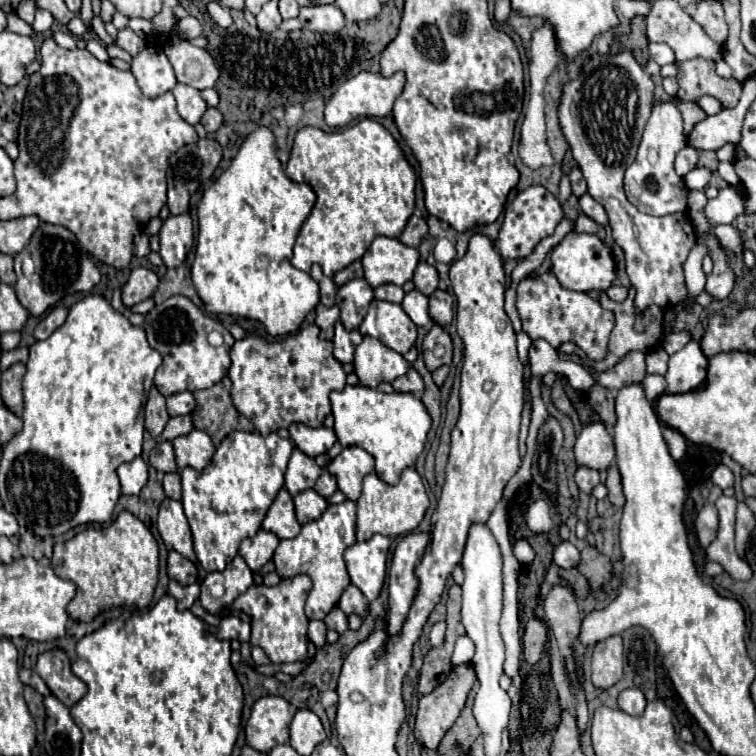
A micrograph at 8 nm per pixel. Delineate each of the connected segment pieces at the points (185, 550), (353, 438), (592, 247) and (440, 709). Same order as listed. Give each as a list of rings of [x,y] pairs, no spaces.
[[[165,498],[159,506],[159,520],[157,520],[157,530],[169,550],[177,550],[185,558],[197,562],[195,552],[193,552],[193,540],[191,540],[191,530],[183,512],[183,506],[179,500]]]
[[[347,384],[343,390],[331,392],[331,410],[335,416],[333,428],[335,428],[335,434],[337,434],[337,440],[341,442],[341,446],[359,446],[359,448],[367,450],[377,462],[375,464],[377,476],[387,484],[397,484],[401,472],[407,466],[415,464],[417,456],[423,452],[427,432],[431,428],[431,416],[427,412],[427,408],[423,406],[423,402],[415,394],[407,394],[407,392],[383,394],[383,392],[377,392],[373,388],[365,388],[361,384],[357,384],[357,386]]]
[[[569,232],[551,252],[551,272],[557,276],[559,284],[569,290],[579,290],[579,292],[589,292],[589,290],[601,290],[605,292],[613,280],[617,278],[617,268],[613,254],[609,252],[609,246],[599,240],[595,234],[577,234]]]
[[[461,664],[457,668],[451,670],[451,674],[447,676],[447,680],[443,684],[439,684],[431,694],[425,694],[419,698],[419,710],[417,710],[417,722],[415,722],[415,738],[419,744],[427,746],[427,748],[437,748],[441,738],[445,736],[445,732],[455,724],[455,720],[459,718],[461,710],[465,708],[467,696],[471,692],[475,684],[475,670],[471,664]]]

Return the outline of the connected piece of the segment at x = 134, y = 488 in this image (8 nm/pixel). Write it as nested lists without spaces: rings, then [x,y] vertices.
[[[135,458],[133,462],[121,464],[117,468],[117,474],[119,474],[119,480],[121,480],[121,492],[123,494],[139,494],[141,488],[149,480],[147,464],[145,464],[143,458]]]

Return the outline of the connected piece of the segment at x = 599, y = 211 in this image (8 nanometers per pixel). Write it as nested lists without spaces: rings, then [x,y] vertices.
[[[583,194],[583,196],[579,198],[579,206],[581,206],[583,214],[587,214],[589,218],[593,218],[597,224],[601,224],[601,226],[607,224],[607,214],[605,214],[603,206],[601,206],[599,202],[595,202],[589,194]]]

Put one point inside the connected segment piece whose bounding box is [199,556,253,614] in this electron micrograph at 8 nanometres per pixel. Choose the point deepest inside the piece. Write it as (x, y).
(219, 589)

